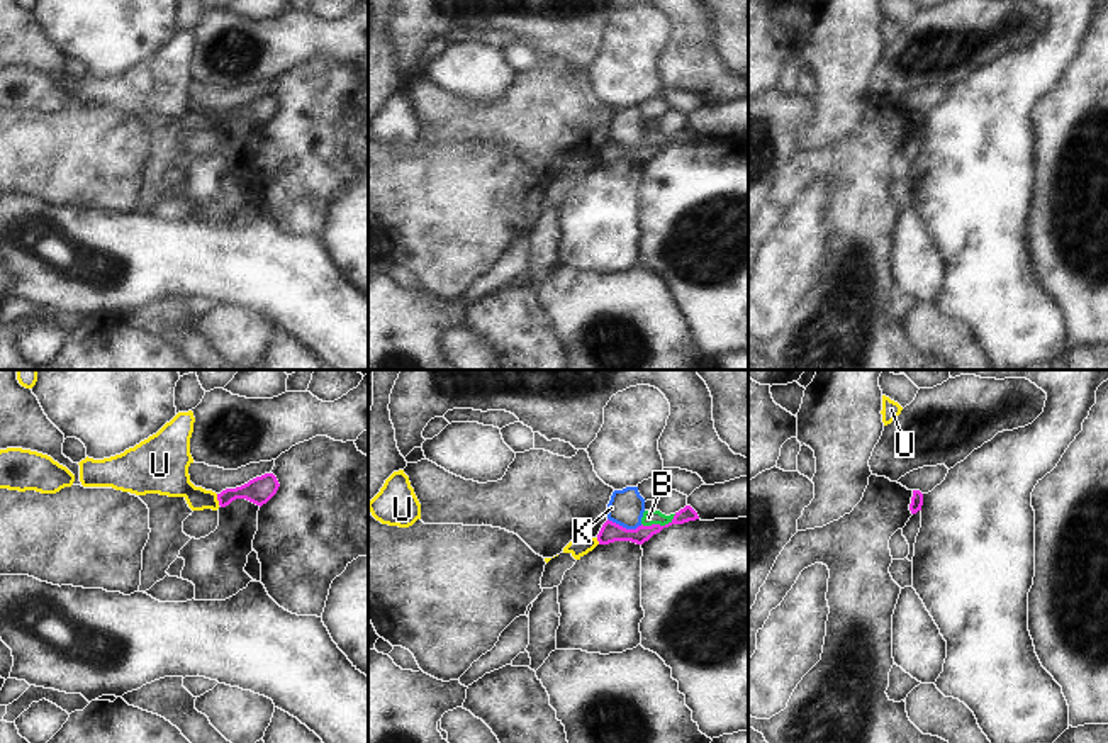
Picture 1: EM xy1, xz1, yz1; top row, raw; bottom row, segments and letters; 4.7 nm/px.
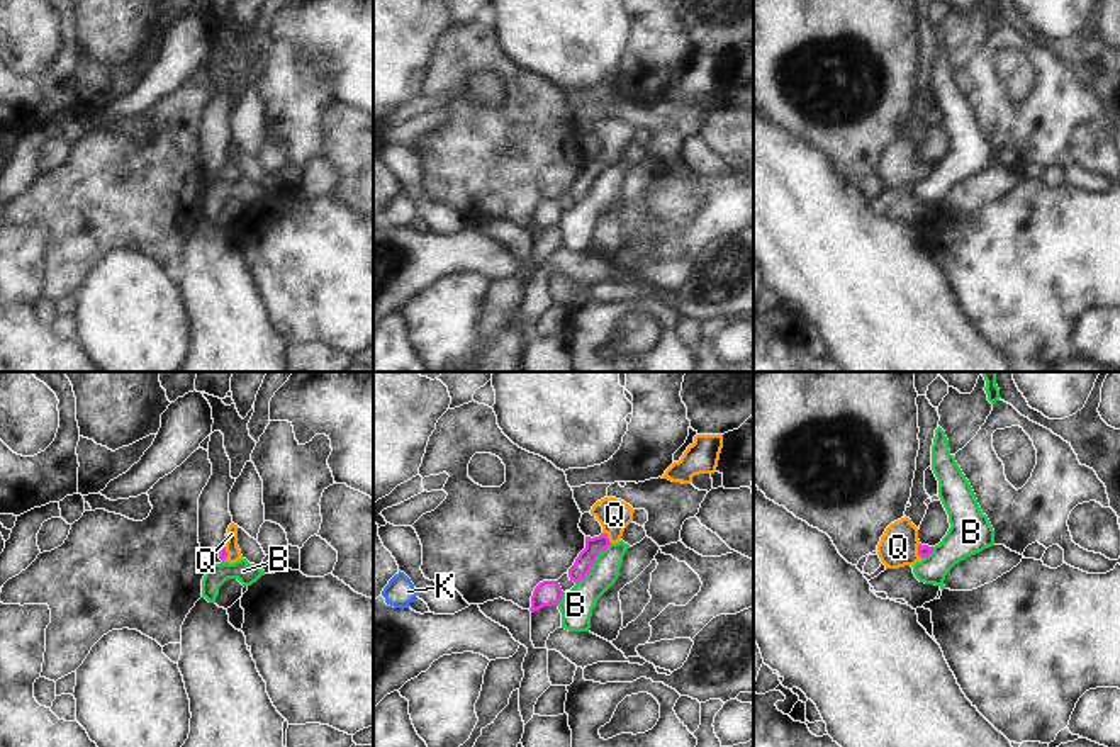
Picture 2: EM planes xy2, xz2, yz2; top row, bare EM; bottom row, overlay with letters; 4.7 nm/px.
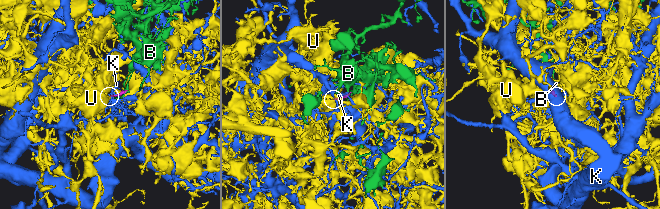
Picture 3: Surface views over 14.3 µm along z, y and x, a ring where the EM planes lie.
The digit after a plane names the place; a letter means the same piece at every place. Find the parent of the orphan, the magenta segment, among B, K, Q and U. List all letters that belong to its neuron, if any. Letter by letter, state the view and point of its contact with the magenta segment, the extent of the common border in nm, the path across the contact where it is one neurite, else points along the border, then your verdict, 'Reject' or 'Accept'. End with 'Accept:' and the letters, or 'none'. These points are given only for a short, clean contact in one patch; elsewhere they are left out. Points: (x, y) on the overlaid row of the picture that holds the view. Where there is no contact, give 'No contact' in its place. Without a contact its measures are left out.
B: Touches magenta at xz2 (593, 562). Shared border 260 nm. Reject
K: Touches magenta at xz1 (625, 528). Shared border 170 nm. Boundary: xz1 (608, 518), (626, 528), (642, 525). Reject
Q: Touches magenta at xz2 (606, 537). Shared border 70 nm. Path across: xz2 (582, 564), (606, 537), (613, 528), (615, 515). Accept
U: Touches magenta at xy1 (218, 499). Shared border 60 nm. Boundary: xy1 (216, 494), (219, 504). Reject
Accept: Q

